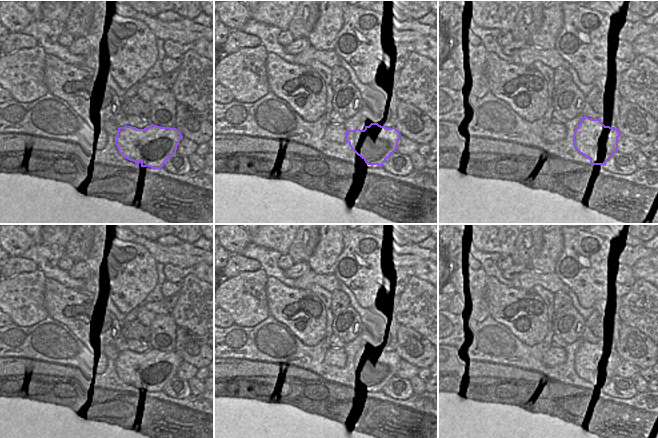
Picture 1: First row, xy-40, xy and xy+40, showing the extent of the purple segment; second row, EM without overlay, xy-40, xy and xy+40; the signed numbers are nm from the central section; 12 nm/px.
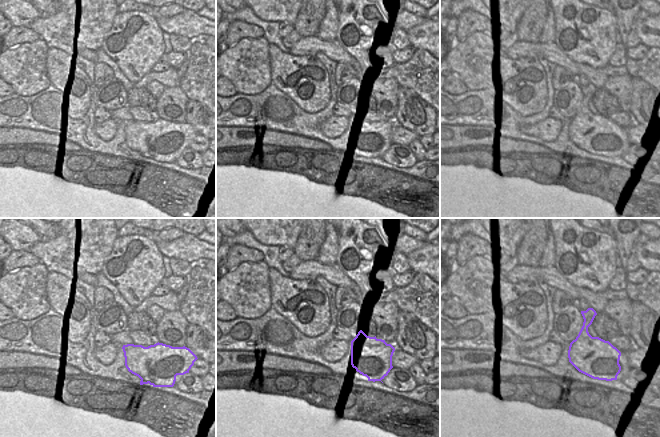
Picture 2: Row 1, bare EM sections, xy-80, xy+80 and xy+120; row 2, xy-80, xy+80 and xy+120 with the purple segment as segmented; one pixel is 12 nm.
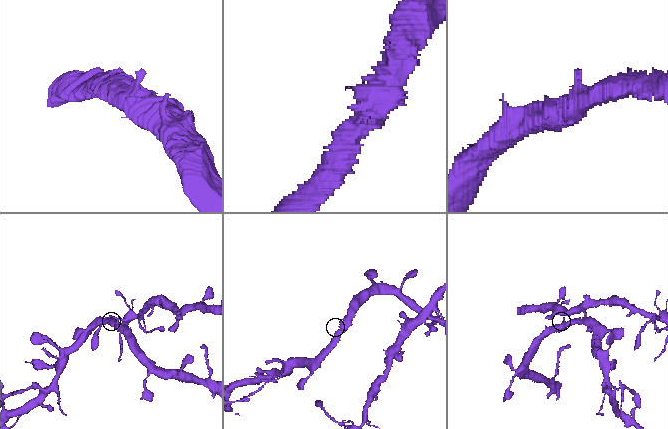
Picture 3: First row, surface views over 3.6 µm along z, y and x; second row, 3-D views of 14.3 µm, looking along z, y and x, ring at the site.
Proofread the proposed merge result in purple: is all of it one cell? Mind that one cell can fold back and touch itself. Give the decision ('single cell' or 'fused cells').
single cell

